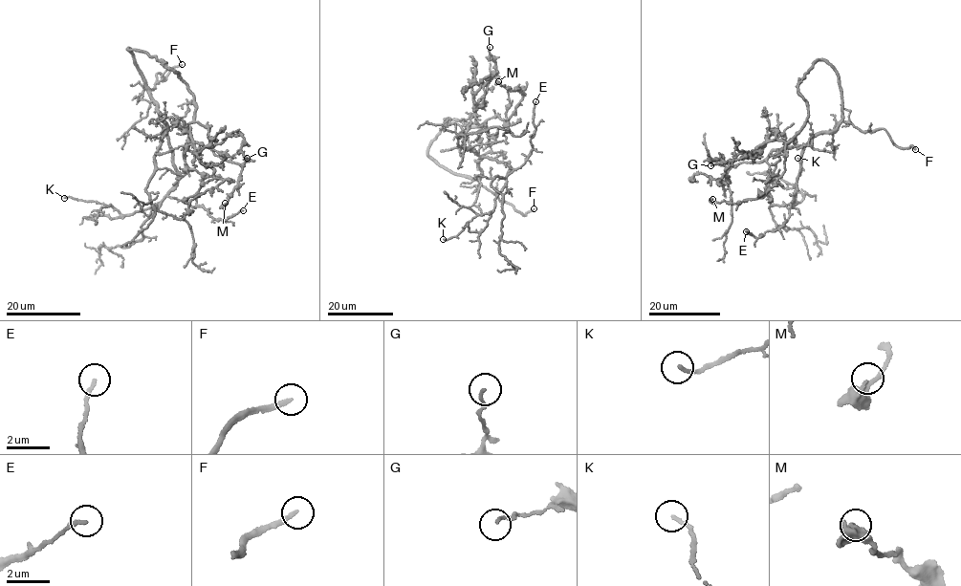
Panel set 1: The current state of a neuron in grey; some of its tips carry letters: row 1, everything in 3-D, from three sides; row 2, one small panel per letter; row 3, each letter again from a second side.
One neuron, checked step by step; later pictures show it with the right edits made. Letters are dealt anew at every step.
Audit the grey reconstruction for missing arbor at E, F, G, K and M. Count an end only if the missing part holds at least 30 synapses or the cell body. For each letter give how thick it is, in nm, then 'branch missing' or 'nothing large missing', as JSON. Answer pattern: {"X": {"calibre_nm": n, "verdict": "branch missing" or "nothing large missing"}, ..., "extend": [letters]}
{"E": {"calibre_nm": 170, "verdict": "nothing large missing"}, "F": {"calibre_nm": 180, "verdict": "branch missing"}, "G": {"calibre_nm": 140, "verdict": "nothing large missing"}, "K": {"calibre_nm": 160, "verdict": "nothing large missing"}, "M": {"calibre_nm": 300, "verdict": "nothing large missing"}, "extend": ["F"]}

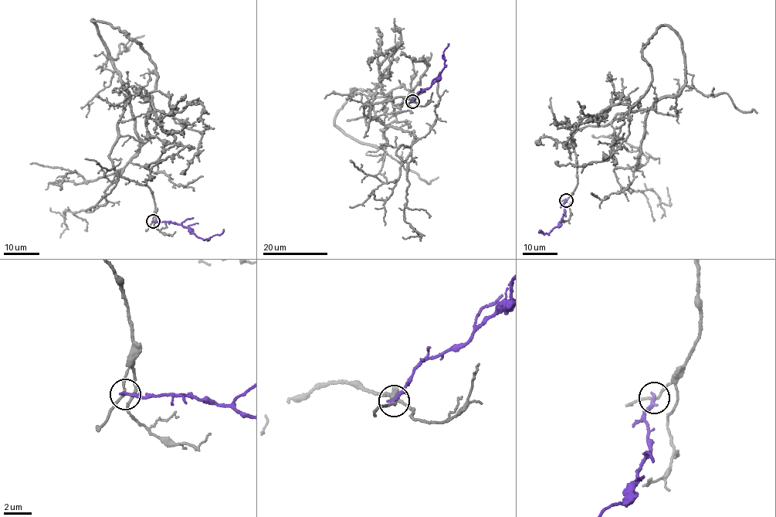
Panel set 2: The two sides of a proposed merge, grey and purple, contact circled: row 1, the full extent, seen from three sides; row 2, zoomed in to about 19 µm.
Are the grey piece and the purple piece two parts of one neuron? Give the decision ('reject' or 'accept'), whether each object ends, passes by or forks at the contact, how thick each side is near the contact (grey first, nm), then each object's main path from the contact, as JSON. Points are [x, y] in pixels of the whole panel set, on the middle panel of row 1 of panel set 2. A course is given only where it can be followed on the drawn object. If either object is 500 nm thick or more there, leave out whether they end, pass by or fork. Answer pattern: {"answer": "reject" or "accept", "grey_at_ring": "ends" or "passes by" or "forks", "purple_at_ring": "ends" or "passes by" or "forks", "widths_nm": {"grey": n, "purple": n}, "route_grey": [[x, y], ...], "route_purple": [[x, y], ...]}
{"answer": "reject", "grey_at_ring": "passes by", "purple_at_ring": "ends", "widths_nm": {"grey": 160, "purple": 280}, "route_grey": [[412, 101], [364, 107], [415, 135], [396, 155], [408, 165], [404, 219], [418, 235], [402, 236]], "route_purple": [[412, 101], [418, 93], [439, 76], [444, 65], [443, 54], [448, 44]]}

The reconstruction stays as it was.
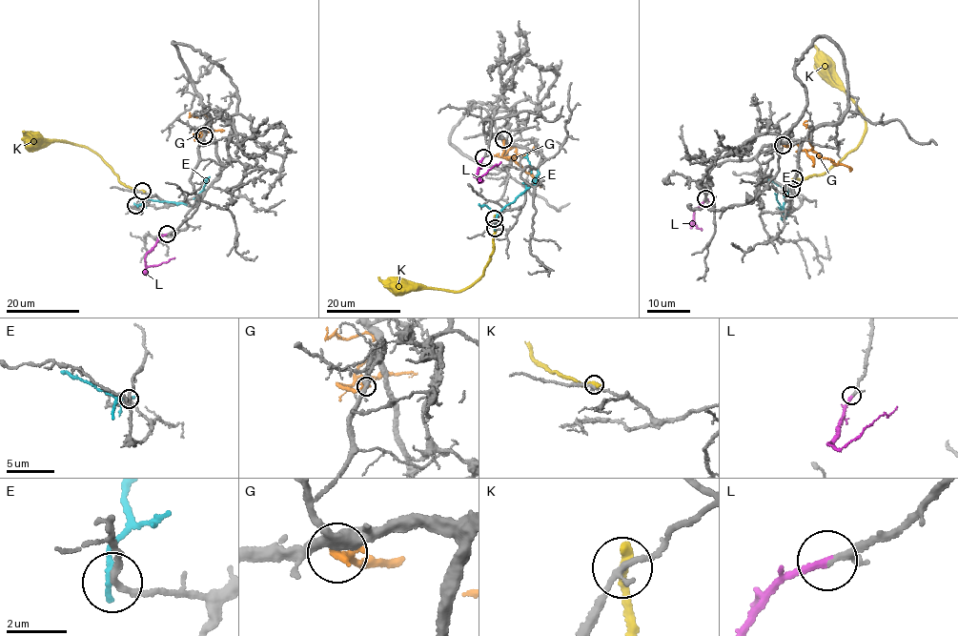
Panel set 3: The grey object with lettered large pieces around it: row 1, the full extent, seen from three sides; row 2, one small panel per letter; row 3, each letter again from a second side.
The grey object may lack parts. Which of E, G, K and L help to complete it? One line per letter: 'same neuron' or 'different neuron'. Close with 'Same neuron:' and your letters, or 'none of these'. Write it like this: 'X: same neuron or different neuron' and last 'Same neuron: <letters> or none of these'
E: different neuron
G: different neuron
K: different neuron
L: same neuron
Same neuron: L

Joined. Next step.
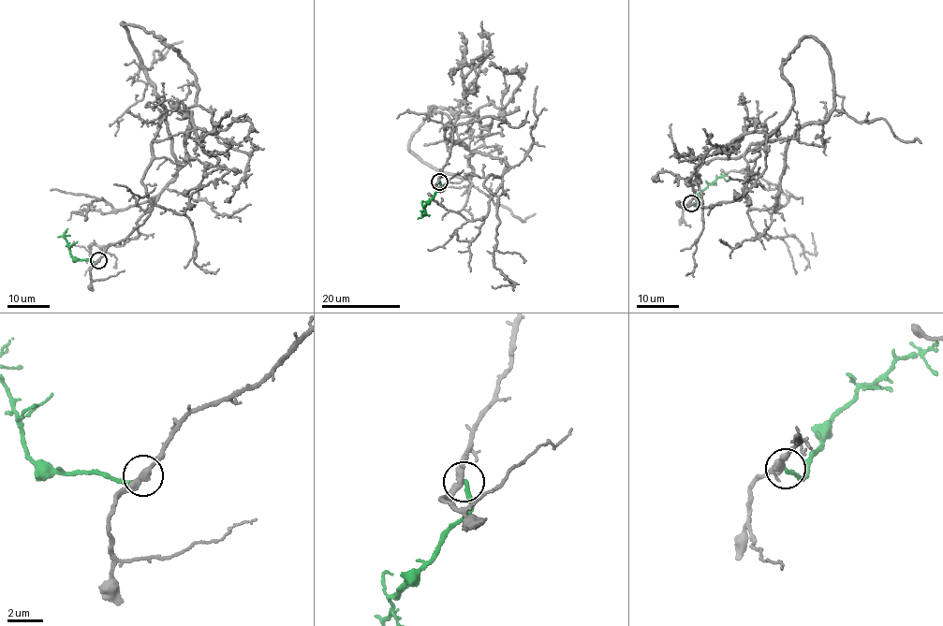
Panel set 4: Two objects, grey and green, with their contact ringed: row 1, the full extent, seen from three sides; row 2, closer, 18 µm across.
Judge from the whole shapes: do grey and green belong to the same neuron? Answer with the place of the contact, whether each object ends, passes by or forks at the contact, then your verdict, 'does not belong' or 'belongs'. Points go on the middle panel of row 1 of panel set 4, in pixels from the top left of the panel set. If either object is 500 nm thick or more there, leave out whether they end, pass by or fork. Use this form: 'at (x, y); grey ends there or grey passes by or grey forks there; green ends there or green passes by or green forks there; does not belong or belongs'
at (439, 181); grey passes by; green ends there; does not belong

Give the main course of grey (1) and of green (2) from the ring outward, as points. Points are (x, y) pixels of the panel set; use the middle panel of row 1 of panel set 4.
1: (439, 181), (450, 124), (445, 137), (506, 163), (484, 187), (498, 199), (493, 265), (511, 283), (492, 285)
2: (439, 181), (440, 189), (423, 207), (422, 215), (424, 212)

